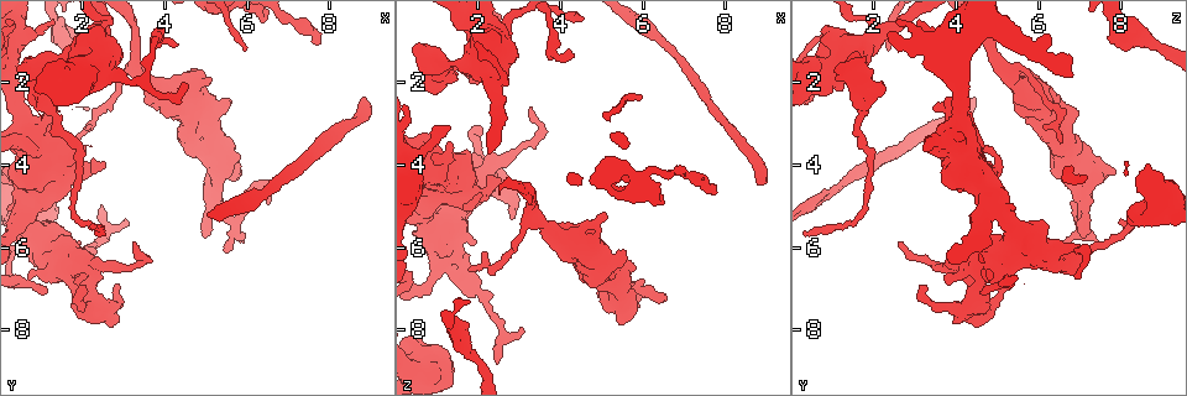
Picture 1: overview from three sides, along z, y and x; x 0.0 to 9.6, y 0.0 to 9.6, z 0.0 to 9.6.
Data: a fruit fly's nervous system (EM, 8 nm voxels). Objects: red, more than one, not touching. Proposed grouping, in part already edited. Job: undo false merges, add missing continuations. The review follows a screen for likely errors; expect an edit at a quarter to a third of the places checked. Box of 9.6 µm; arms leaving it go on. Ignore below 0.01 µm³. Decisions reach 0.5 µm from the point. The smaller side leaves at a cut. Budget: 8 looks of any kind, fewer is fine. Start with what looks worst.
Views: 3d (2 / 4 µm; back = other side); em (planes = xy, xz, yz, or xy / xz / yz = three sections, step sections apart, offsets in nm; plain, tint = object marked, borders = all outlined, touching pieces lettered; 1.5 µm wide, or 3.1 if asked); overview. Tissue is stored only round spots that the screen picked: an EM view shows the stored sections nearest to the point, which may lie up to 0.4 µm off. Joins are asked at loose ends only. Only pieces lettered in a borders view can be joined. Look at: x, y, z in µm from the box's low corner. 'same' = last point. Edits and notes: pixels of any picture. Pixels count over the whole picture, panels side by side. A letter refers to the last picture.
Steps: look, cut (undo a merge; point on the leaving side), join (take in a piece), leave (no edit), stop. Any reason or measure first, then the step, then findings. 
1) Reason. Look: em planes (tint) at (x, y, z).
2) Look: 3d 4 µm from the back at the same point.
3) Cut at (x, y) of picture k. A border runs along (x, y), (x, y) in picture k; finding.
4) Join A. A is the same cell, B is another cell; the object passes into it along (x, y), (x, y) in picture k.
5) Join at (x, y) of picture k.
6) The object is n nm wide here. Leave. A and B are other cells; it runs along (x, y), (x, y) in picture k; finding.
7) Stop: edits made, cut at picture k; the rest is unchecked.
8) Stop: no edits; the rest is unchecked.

An open end. Look: 3d 4 µm at (8.85, 2.35, 4.45).

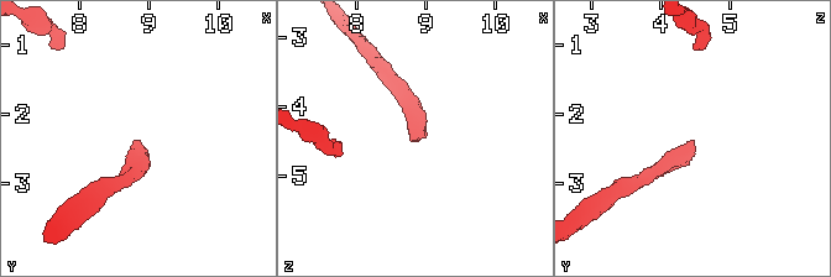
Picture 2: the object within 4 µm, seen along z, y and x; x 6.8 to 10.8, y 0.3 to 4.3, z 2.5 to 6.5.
Look: em planes (plain) at (8.80, 2.35, 4.45).

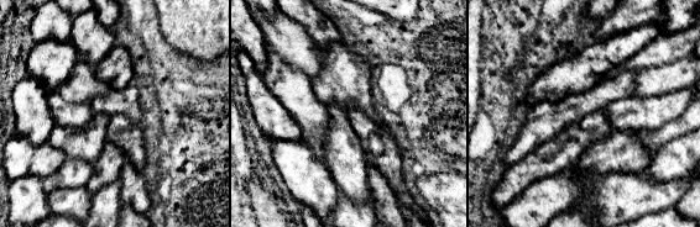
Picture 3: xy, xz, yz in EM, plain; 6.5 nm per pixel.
Look: em planes (borders) at the same point.

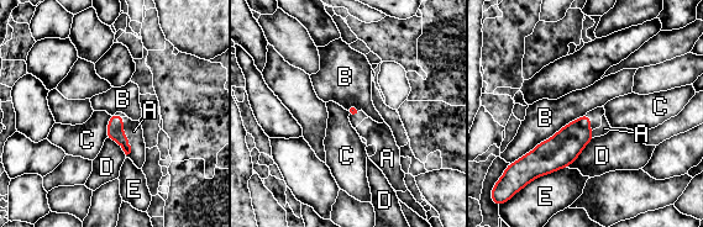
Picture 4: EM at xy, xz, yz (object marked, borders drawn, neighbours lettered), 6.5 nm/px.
Join A. A is the same cell, B, C, D and E are other cells; the object passes into it along (115, 127), (126, 137), (134, 131) in picture 4; it goes on there.

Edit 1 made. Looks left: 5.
Sudden change in width. Look: em xz step 8 (tint) at (1.15, 2.60, 1.75).

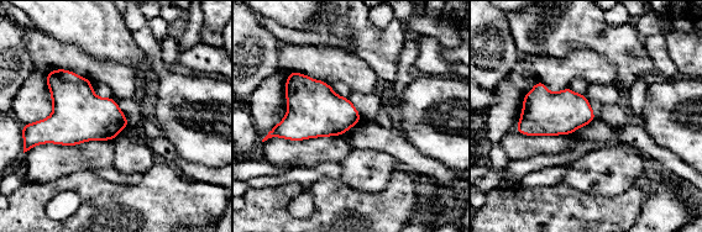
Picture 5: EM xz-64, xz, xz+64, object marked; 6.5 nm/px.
Another direction. Look: em yz step 8 (tint) at the same point.

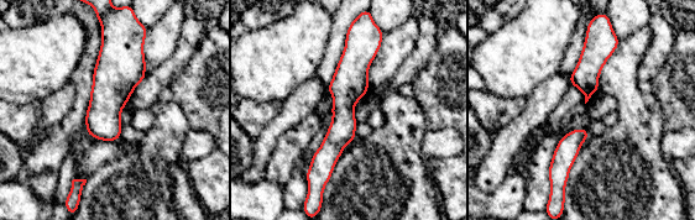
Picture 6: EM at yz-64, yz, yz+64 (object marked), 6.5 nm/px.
See the neighbours. Look: em yz step 8 (borders) at the same point.

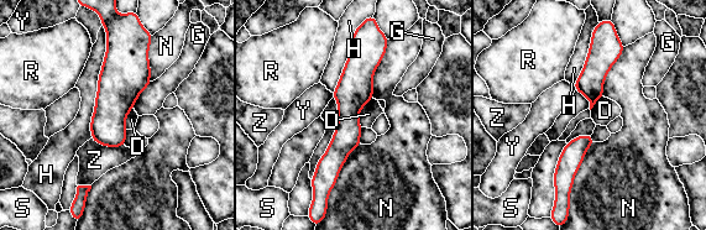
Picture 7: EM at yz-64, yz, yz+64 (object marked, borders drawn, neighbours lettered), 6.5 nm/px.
The object is 260 nm wide here. Leave. D, G, H, N, R, S, Y and Z are other cells; it runs along (356, 46), (330, 183) in picture 7; all the same neuron.

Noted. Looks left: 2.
Abrupt turn. Look: em planes (borders) at (3.85, 0.95, 1.30).

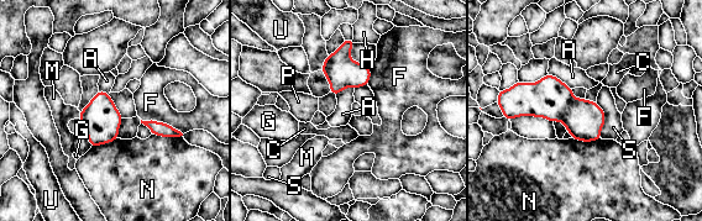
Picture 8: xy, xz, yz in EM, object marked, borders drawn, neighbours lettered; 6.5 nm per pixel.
Leave. A, C, F, G, H, M, N, P, S and U are other cells; a border runs along (596, 101), (604, 112), (602, 138) in picture 8; all the same neuron.

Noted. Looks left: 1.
Stop: edits made, join at picture 4; the rest is unchecked.

